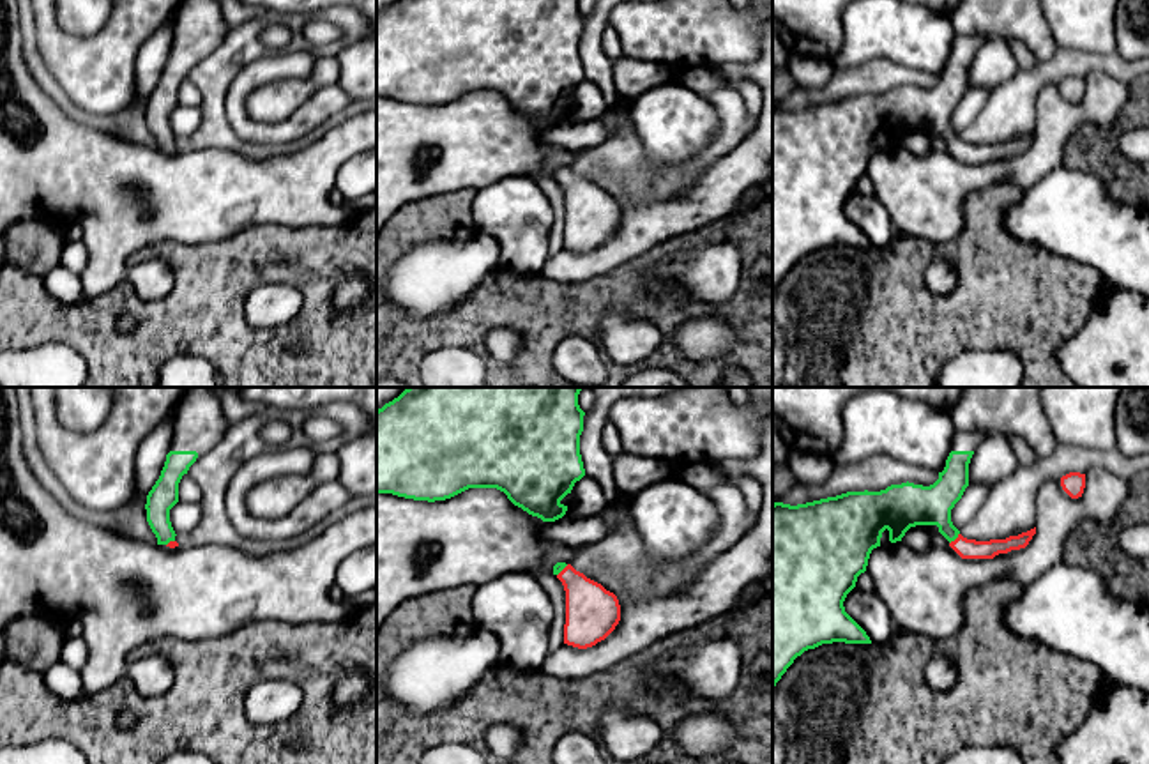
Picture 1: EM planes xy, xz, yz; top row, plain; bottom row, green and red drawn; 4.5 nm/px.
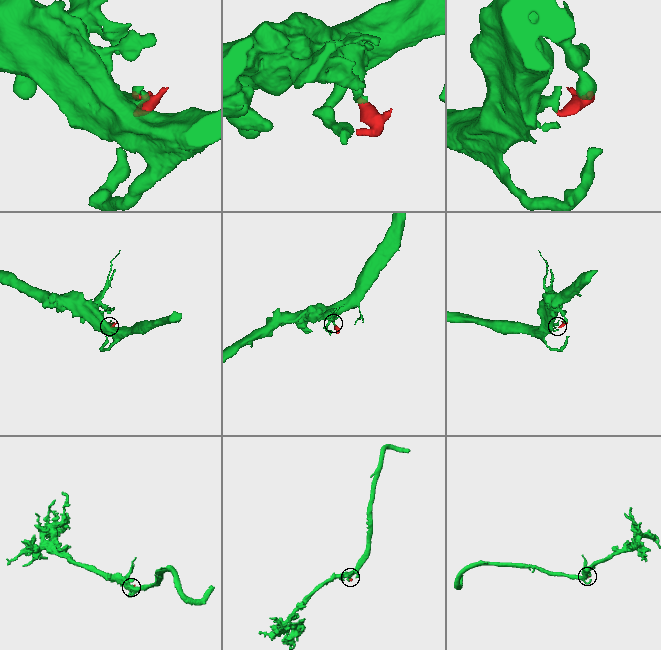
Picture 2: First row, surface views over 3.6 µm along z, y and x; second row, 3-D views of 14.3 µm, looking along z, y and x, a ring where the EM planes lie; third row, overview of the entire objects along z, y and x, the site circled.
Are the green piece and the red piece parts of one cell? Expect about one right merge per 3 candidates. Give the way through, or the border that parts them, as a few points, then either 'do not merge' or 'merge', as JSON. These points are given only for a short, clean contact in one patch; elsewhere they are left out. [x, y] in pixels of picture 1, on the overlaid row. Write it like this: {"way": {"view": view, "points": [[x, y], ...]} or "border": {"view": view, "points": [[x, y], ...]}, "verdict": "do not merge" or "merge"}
{"way": {"view": "yz", "points": [[913, 504], [923, 504], [955, 538], [967, 549]]}, "verdict": "merge"}

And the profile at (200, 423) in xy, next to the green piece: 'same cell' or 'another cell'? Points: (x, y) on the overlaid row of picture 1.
same cell

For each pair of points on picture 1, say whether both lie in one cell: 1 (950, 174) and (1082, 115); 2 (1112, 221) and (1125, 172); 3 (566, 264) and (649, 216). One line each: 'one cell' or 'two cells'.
1: one cell
2: two cells
3: one cell

